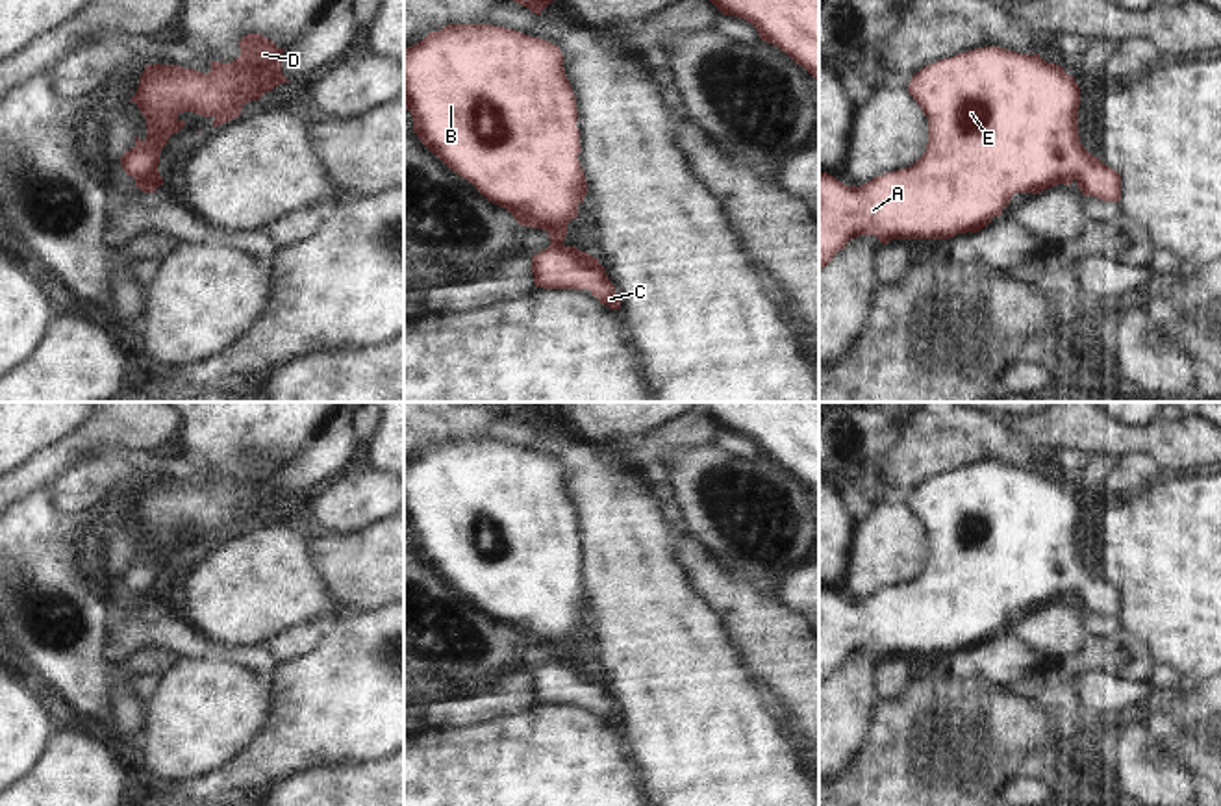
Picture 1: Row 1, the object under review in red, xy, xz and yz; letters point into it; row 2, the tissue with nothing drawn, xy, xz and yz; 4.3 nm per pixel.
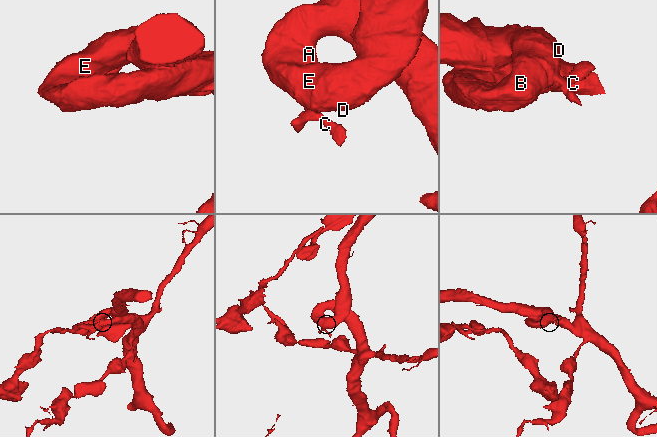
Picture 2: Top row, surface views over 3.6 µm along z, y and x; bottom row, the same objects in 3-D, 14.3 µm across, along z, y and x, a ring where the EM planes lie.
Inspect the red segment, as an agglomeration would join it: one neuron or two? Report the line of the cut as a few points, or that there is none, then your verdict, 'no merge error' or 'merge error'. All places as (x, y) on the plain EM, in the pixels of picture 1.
cut none; no merge error

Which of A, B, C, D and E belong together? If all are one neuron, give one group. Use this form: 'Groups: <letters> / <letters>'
Groups: A B C D E

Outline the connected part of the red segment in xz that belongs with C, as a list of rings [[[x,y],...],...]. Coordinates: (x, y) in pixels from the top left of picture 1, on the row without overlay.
[[[448,439],[404,463],[404,523],[421,558],[450,586],[506,623],[521,641],[548,649],[550,660],[532,671],[535,702],[589,704],[600,719],[621,724],[615,700],[598,674],[563,660],[587,597],[578,574],[576,513],[560,461],[493,439]]]

